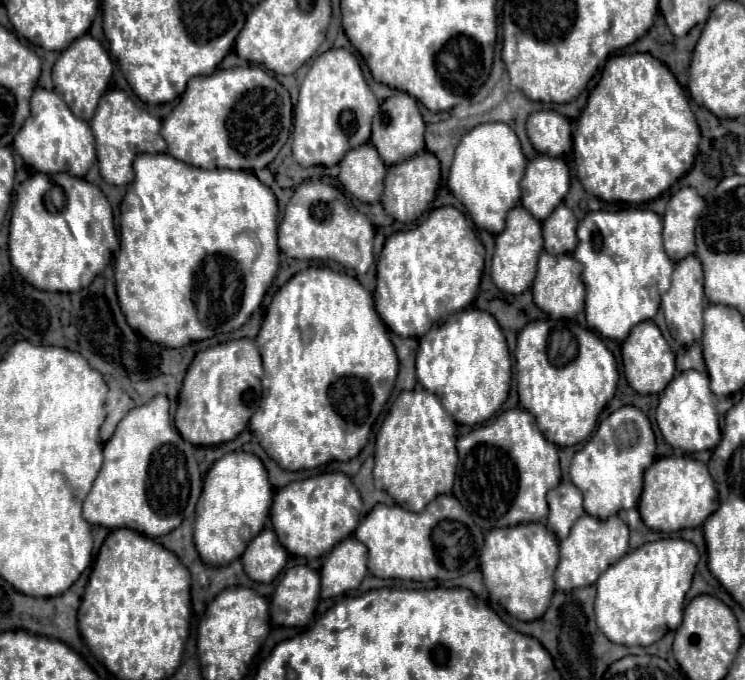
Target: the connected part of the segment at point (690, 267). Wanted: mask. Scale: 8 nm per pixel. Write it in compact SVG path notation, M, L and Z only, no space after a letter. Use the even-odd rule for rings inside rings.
M686 256L684 260L676 262L674 274L672 274L672 286L662 296L662 310L664 310L670 334L676 342L680 342L682 346L690 346L694 342L700 342L702 328L704 328L704 324L702 324L704 274L702 274L702 264L696 256Z

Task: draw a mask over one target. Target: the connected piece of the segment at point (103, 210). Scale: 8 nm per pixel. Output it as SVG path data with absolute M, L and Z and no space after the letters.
M34 174L16 190L16 200L10 218L8 252L12 266L26 282L42 292L78 292L92 284L92 280L108 266L112 254L118 250L112 208L96 184L68 174Z

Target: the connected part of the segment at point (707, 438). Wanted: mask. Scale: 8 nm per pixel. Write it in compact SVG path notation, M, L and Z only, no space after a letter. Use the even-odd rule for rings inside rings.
M696 370L678 374L660 394L660 402L656 408L656 422L664 440L686 454L714 450L720 442L720 424L716 412L716 396L710 390L708 374Z

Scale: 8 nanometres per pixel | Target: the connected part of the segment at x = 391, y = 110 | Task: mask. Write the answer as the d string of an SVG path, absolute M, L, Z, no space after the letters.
M396 92L380 106L380 112L374 116L370 142L374 144L374 148L382 156L384 164L388 164L388 166L398 164L398 162L408 160L410 156L424 150L424 128L426 128L426 124L422 120L422 114L418 110L416 100L406 92Z

